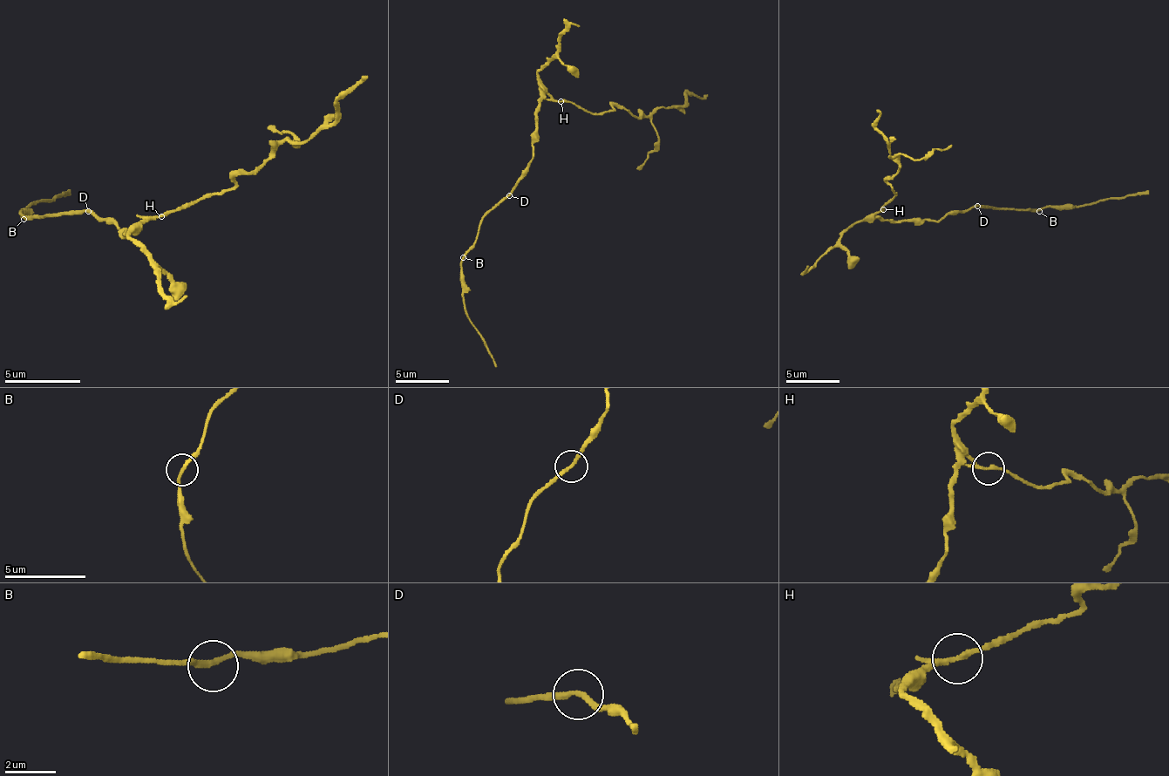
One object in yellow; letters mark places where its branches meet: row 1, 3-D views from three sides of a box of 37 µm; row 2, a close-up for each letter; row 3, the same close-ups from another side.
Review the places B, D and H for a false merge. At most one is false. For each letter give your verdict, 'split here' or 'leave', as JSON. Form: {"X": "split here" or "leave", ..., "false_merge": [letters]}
{"B": "leave", "D": "leave", "H": "split here", "false_merge": ["H"]}

